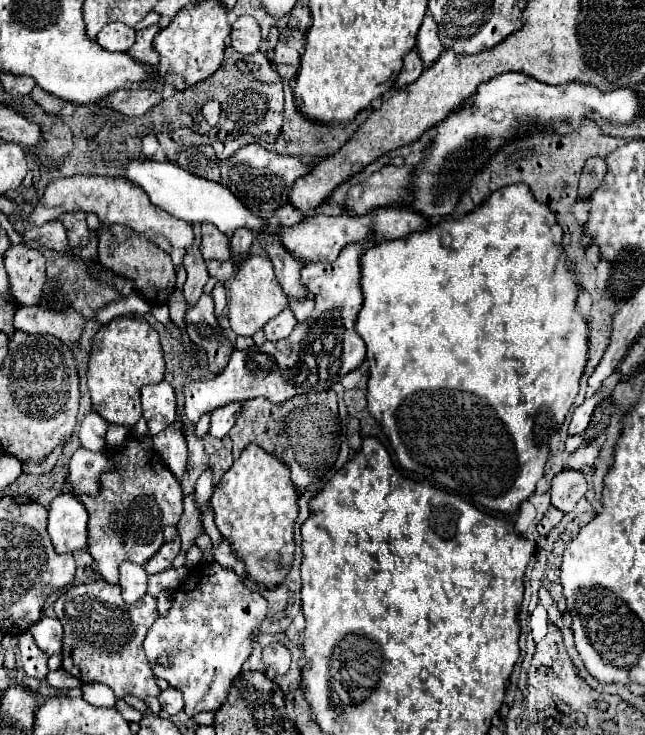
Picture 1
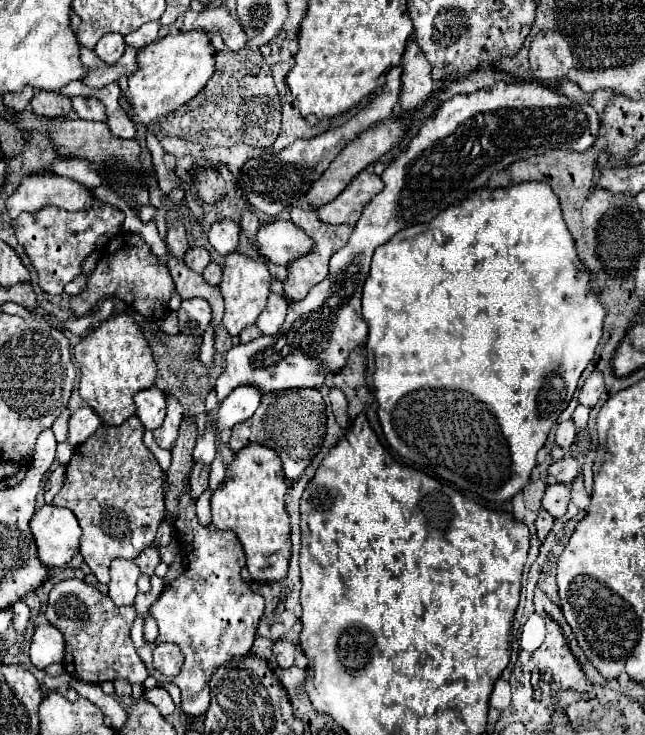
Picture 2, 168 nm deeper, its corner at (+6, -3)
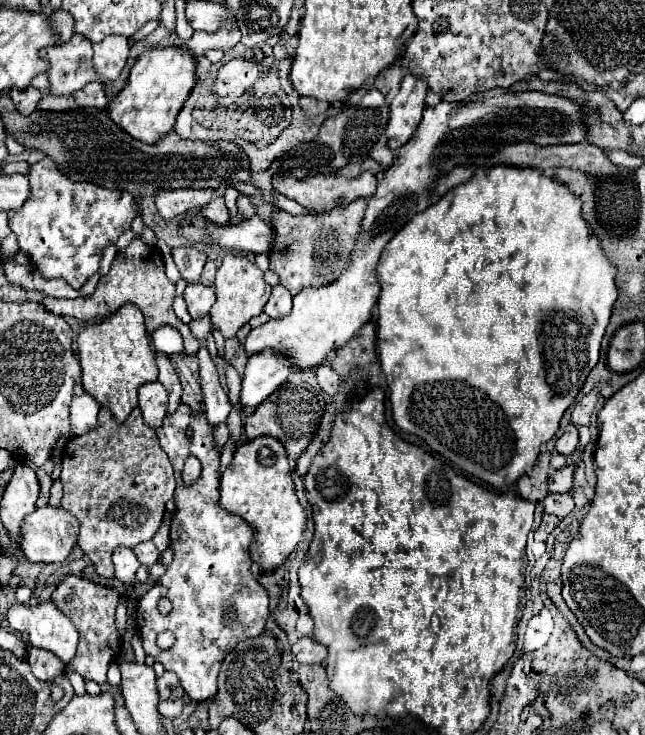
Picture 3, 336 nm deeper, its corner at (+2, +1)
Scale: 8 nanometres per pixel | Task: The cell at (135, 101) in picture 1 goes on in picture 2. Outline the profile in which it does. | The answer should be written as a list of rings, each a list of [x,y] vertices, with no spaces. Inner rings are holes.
[[[75,96],[71,98],[71,102],[73,102],[73,110],[77,112],[77,116],[85,120],[105,120],[105,110],[103,110],[101,100],[87,98],[87,96]]]

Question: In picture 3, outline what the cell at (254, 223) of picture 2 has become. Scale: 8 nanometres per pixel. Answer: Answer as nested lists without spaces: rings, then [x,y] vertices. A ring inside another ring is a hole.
[[[245,194],[239,196],[237,206],[239,206],[239,214],[241,214],[243,218],[253,218],[253,216],[257,214],[257,206],[255,206],[255,204],[251,202],[251,198],[245,196]]]

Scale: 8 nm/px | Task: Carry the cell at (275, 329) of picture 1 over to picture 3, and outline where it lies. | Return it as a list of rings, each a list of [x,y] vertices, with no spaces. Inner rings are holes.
[[[277,284],[263,310],[265,310],[265,314],[269,314],[269,318],[287,316],[291,312],[291,294],[281,284]]]

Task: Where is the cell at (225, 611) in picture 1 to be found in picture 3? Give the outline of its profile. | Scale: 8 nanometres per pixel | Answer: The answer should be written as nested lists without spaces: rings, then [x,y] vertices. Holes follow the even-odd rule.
[[[183,404],[173,418],[165,418],[163,426],[159,426],[155,434],[173,464],[177,480],[177,510],[171,524],[169,544],[175,556],[159,584],[141,596],[137,606],[137,630],[143,650],[161,662],[165,670],[179,676],[191,702],[205,702],[217,694],[217,674],[225,654],[229,654],[229,650],[239,642],[263,632],[269,618],[269,598],[267,590],[249,572],[249,544],[253,540],[251,526],[219,508],[219,452],[213,446],[213,426],[205,416],[193,418],[189,406]],[[187,428],[193,430],[191,438],[185,436]],[[191,456],[201,460],[203,472],[195,484],[185,486],[181,470],[185,460]],[[161,596],[167,596],[173,602],[173,610],[167,616],[161,616],[157,610]],[[163,630],[175,634],[175,646],[171,650],[161,650],[157,646],[157,634]]]

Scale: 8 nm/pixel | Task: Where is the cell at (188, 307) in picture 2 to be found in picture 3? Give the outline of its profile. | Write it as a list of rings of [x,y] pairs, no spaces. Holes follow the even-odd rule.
[[[189,284],[183,292],[183,298],[187,302],[187,310],[193,320],[203,318],[211,312],[211,306],[215,304],[215,292],[213,288],[207,288],[205,284]]]

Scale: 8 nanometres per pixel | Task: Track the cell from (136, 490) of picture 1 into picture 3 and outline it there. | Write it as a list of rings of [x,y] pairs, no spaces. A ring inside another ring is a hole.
[[[101,408],[97,426],[83,434],[73,436],[63,448],[63,500],[61,506],[77,516],[81,524],[79,542],[77,546],[89,556],[95,570],[103,578],[113,578],[113,564],[111,554],[117,546],[137,546],[139,542],[147,542],[155,536],[157,528],[161,526],[161,518],[165,512],[165,502],[173,498],[175,492],[175,478],[173,468],[167,454],[161,450],[155,430],[145,426],[141,410],[135,408],[125,422],[117,422],[107,408]]]

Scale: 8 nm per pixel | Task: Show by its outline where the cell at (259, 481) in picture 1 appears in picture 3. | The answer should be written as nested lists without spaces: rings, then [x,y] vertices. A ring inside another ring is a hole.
[[[259,436],[239,446],[231,464],[221,474],[219,494],[221,508],[229,514],[241,516],[255,532],[251,542],[251,560],[263,570],[277,570],[295,550],[307,520],[301,504],[297,502],[291,466],[281,442],[271,436]]]

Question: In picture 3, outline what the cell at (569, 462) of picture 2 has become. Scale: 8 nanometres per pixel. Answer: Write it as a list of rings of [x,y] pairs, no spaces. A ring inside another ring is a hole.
[[[563,466],[555,470],[549,478],[551,492],[569,492],[573,488],[573,466]]]

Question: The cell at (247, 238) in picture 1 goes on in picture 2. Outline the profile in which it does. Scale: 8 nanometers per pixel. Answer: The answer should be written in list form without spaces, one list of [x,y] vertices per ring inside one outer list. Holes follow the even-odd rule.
[[[221,218],[215,224],[211,224],[209,230],[209,244],[219,254],[229,254],[237,248],[239,240],[239,226],[231,218]]]

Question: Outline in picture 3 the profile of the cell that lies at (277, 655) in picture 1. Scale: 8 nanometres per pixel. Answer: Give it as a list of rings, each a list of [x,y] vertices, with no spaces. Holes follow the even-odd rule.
[[[299,638],[291,646],[291,652],[297,658],[297,662],[301,662],[301,664],[321,664],[327,654],[325,646],[317,644],[313,638]]]

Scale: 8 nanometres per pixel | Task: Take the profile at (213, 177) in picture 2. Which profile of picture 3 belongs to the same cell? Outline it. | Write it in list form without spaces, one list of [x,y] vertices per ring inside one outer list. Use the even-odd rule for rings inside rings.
[[[227,188],[225,196],[223,196],[223,200],[225,200],[225,204],[227,204],[229,212],[231,212],[231,218],[237,216],[237,196],[239,196],[239,192],[235,188]]]

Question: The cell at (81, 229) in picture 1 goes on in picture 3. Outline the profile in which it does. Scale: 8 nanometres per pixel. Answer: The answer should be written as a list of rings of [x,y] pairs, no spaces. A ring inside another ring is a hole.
[[[45,158],[31,166],[29,172],[31,182],[31,198],[25,202],[21,210],[9,212],[9,226],[19,240],[19,248],[29,256],[29,260],[37,266],[43,278],[63,278],[73,288],[81,288],[89,276],[99,270],[99,258],[107,244],[115,244],[117,238],[131,226],[135,212],[135,198],[129,192],[107,190],[103,186],[91,182],[71,182],[65,174],[61,174],[51,158]]]

